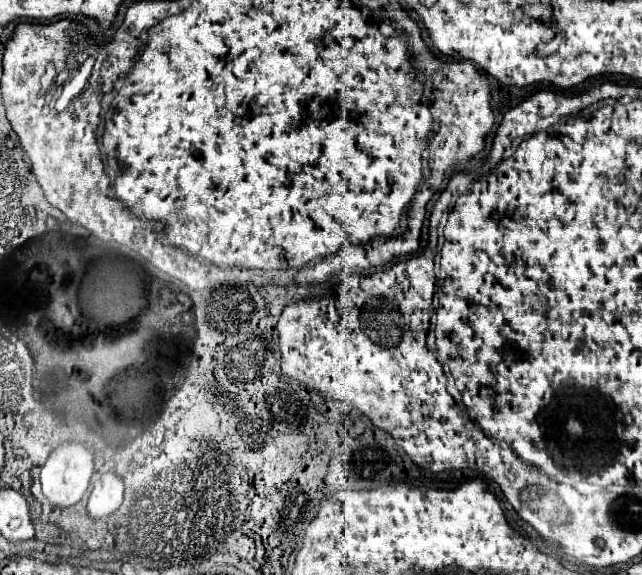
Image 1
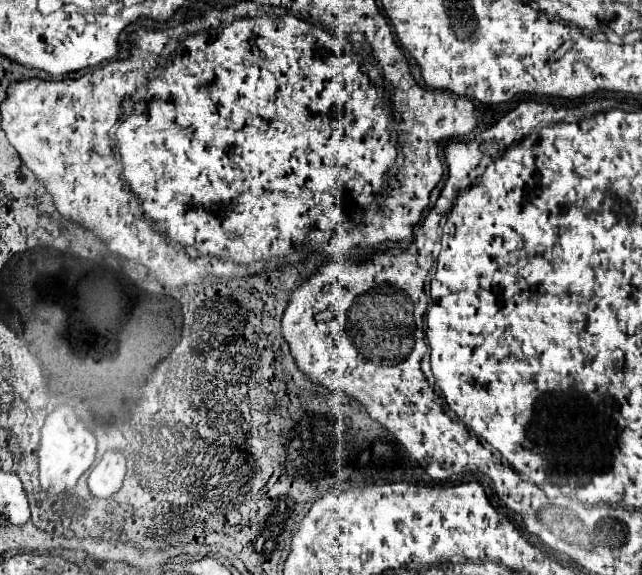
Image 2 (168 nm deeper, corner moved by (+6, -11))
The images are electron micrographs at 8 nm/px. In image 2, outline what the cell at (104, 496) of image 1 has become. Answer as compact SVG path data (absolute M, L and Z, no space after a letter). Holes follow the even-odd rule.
M117 449L105 451L103 457L99 459L99 463L89 473L87 483L89 483L91 493L99 499L107 499L107 497L115 495L123 483L125 471L127 471L125 455Z

